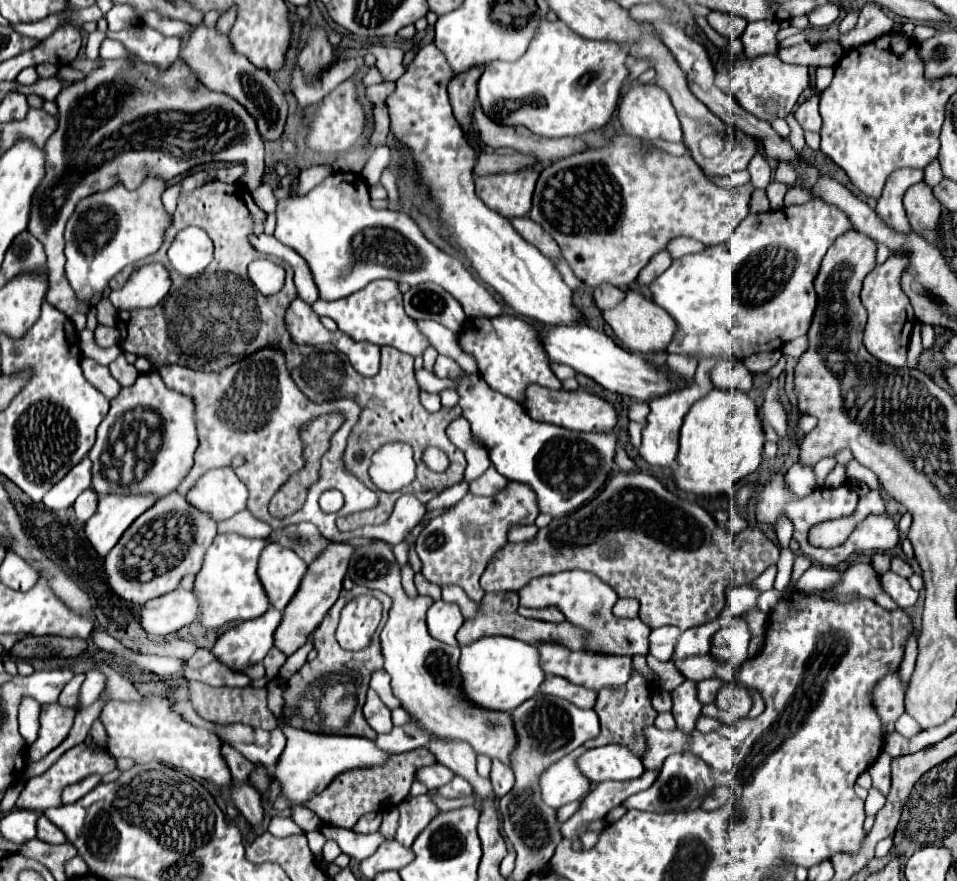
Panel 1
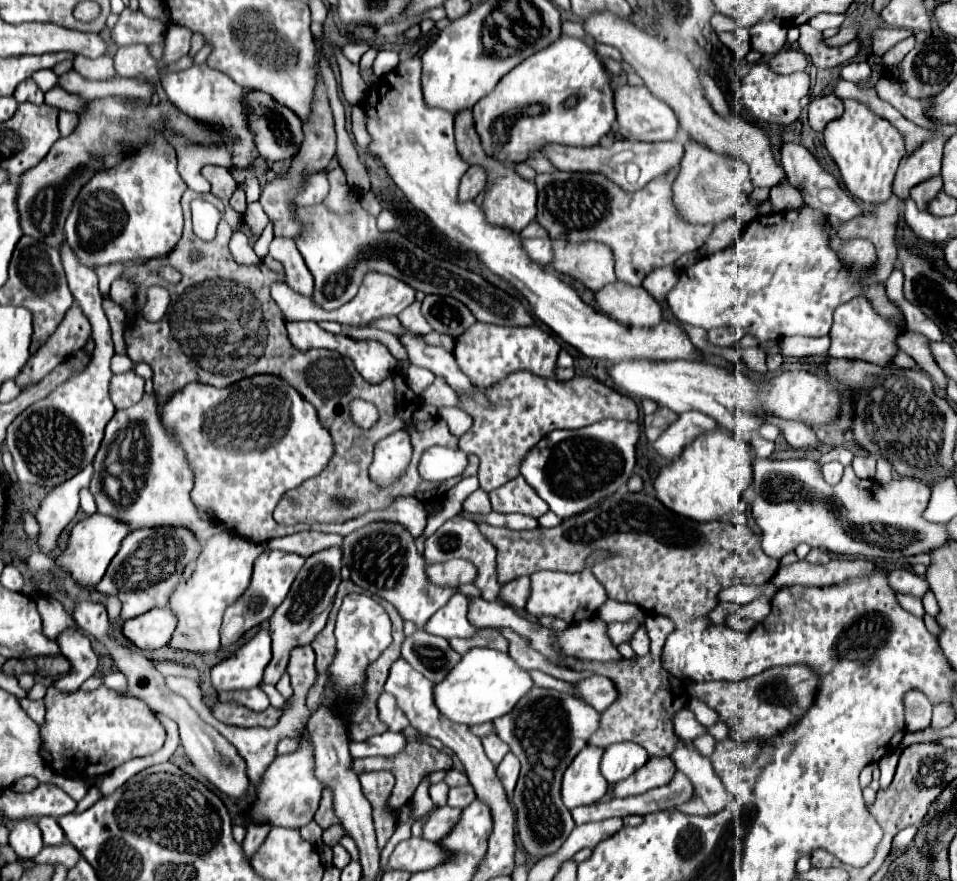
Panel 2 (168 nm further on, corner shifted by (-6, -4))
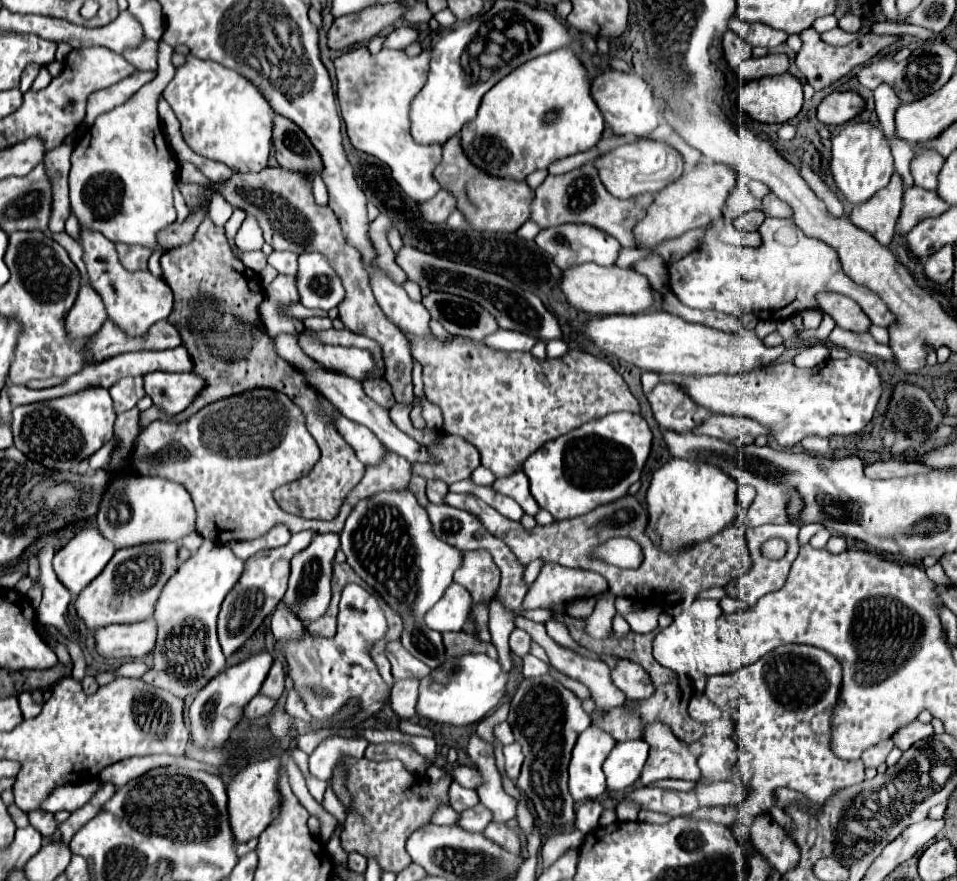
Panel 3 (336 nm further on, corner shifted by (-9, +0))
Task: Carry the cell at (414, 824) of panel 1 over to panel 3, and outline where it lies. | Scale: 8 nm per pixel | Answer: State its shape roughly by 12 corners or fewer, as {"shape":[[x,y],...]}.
{"shape":[[482,804],[464,810],[456,826],[482,832],[492,820]]}

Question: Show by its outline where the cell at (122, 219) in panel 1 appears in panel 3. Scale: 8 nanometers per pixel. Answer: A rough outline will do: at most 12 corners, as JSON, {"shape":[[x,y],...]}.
{"shape":[[158,76],[76,142],[70,208],[82,230],[150,248],[176,222],[178,160]]}

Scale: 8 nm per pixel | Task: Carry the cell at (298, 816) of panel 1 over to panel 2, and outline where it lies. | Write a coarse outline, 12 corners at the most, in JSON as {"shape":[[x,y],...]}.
{"shape":[[311,738],[263,772],[249,824],[301,828],[323,786]]}

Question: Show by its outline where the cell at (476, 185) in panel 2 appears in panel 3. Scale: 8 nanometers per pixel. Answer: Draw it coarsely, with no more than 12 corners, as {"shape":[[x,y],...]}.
{"shape":[[440,190],[422,204],[424,220],[444,222],[454,210],[454,194]]}

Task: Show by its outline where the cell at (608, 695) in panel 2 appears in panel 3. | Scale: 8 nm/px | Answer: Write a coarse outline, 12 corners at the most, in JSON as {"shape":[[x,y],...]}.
{"shape":[[618,660],[610,670],[614,686],[628,700],[654,692],[640,664]]}

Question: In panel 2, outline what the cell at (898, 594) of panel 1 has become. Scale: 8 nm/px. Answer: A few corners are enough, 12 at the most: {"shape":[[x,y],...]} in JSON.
{"shape":[[897,594],[899,604],[911,614],[925,616],[919,598]]}

